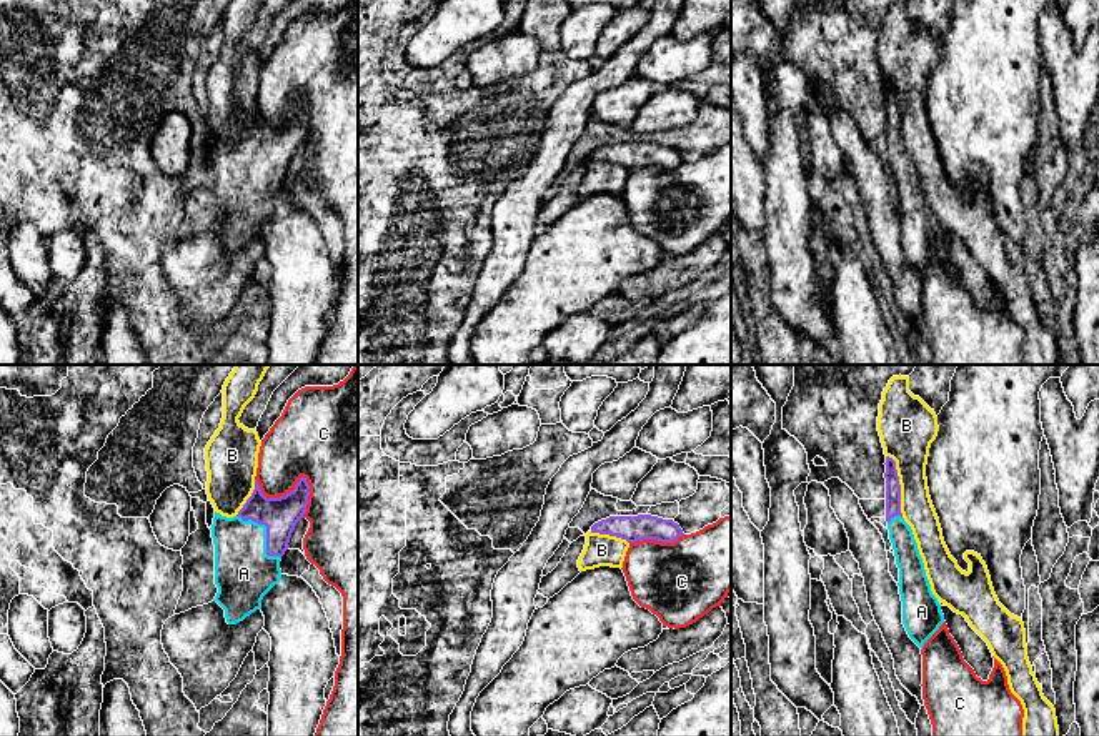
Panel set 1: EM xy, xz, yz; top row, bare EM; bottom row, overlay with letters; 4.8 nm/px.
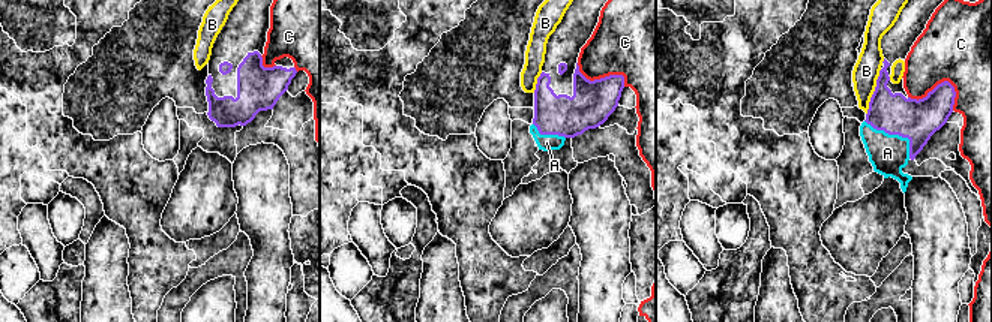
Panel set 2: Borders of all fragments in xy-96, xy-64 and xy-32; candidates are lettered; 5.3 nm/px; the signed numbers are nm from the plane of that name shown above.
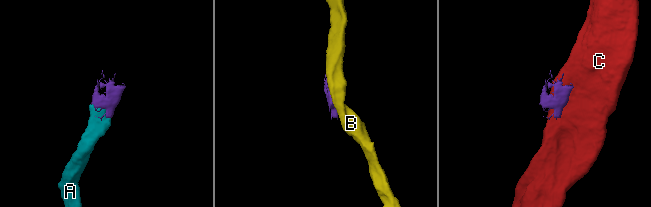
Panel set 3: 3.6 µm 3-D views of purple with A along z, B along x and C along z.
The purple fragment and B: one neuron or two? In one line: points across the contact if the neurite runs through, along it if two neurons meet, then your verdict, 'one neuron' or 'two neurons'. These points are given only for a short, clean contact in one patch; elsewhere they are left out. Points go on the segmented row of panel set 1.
two neurons

